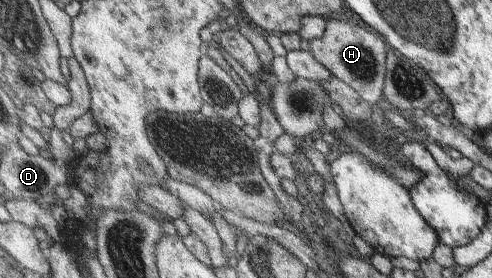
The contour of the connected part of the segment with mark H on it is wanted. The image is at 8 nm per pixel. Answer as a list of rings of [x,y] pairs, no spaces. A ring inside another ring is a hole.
[[[328,19],[324,35],[312,39],[310,53],[314,59],[330,71],[330,74],[349,85],[362,99],[371,105],[382,104],[384,91],[383,78],[386,77],[386,41],[374,31],[367,31],[355,19],[345,22],[339,19]]]

